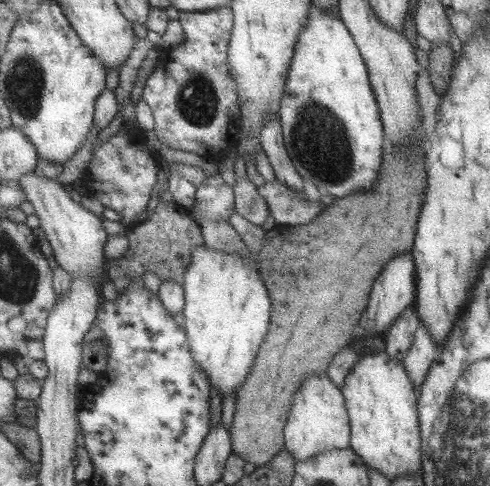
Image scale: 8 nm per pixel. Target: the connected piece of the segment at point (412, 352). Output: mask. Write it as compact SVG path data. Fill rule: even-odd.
M420 322L414 342L401 362L418 392L440 351L438 344L430 338L426 327Z

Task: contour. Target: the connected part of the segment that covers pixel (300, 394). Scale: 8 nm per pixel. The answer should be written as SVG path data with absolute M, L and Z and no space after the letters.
M325 374L307 376L295 393L288 420L284 425L285 450L296 463L306 461L330 450L349 447L351 433L348 409L343 392Z

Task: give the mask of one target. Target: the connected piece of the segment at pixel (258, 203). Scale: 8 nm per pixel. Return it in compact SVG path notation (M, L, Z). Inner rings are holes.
M236 176L235 211L249 223L262 226L270 215L266 199L257 191L257 187L245 176Z

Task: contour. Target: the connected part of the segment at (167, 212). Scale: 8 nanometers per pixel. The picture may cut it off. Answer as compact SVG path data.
M160 201L154 213L143 222L131 226L126 235L129 238L128 251L120 258L110 259L106 270L118 292L125 292L135 279L142 278L147 272L153 272L161 282L171 280L183 287L192 251L205 246L201 226L191 216L190 208L180 206L175 201Z

